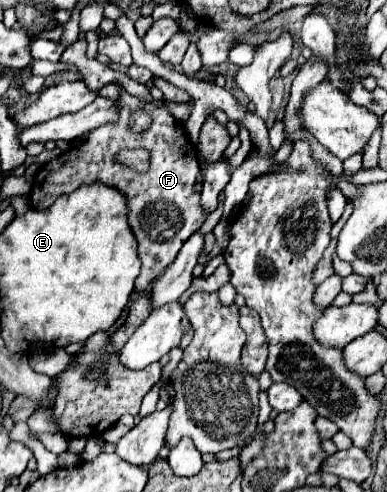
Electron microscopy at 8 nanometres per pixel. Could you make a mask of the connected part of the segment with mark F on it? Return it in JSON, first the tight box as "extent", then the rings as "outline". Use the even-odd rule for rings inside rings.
{"extent":[30,90,208,292],"outline":[[[124,90],[118,98],[124,102],[124,114],[120,114],[120,120],[100,126],[100,130],[94,130],[80,148],[70,148],[44,164],[34,178],[30,204],[36,210],[50,208],[64,192],[74,192],[78,186],[92,184],[96,180],[122,190],[128,196],[128,222],[138,240],[138,254],[142,260],[142,270],[136,278],[136,290],[144,292],[150,288],[152,280],[156,280],[174,262],[182,244],[204,224],[208,212],[202,208],[200,192],[196,190],[200,174],[198,152],[186,136],[182,122],[178,122],[164,106],[134,98]],[[136,110],[146,110],[152,116],[152,126],[146,132],[134,132],[130,128],[130,116]],[[124,148],[150,150],[150,168],[146,172],[138,172],[116,162],[116,154]]]}

